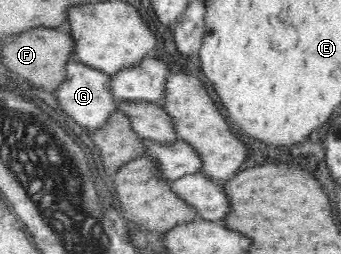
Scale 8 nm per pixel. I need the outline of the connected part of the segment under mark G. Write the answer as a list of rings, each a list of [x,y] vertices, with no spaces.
[[[68,60],[67,64],[63,64],[65,76],[59,82],[59,86],[53,90],[55,98],[57,98],[57,106],[71,118],[75,120],[75,124],[83,126],[89,130],[97,129],[101,124],[107,122],[109,114],[113,114],[115,110],[115,99],[109,91],[109,75],[102,73],[97,69],[93,69],[79,61]]]

